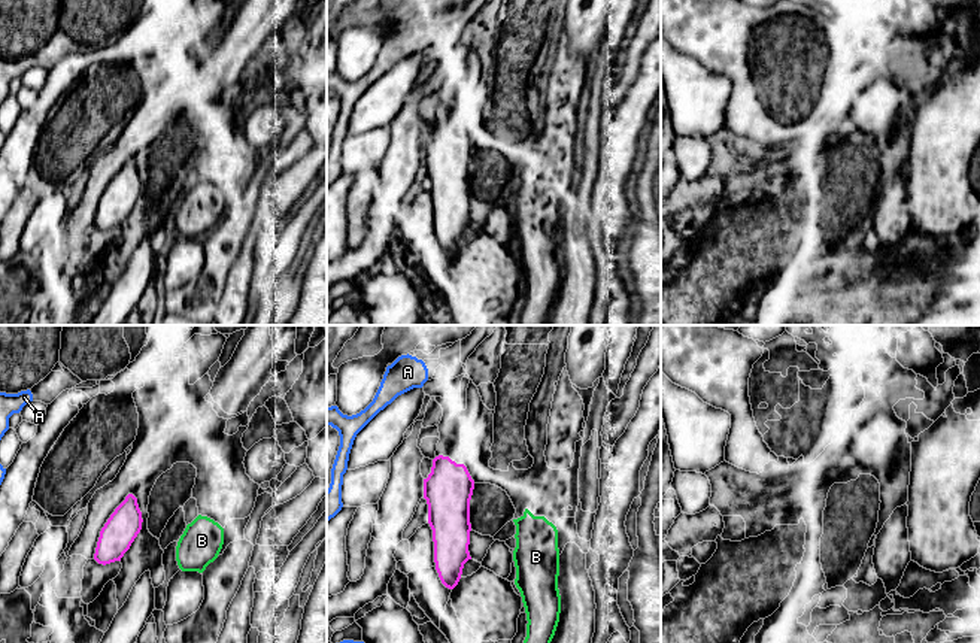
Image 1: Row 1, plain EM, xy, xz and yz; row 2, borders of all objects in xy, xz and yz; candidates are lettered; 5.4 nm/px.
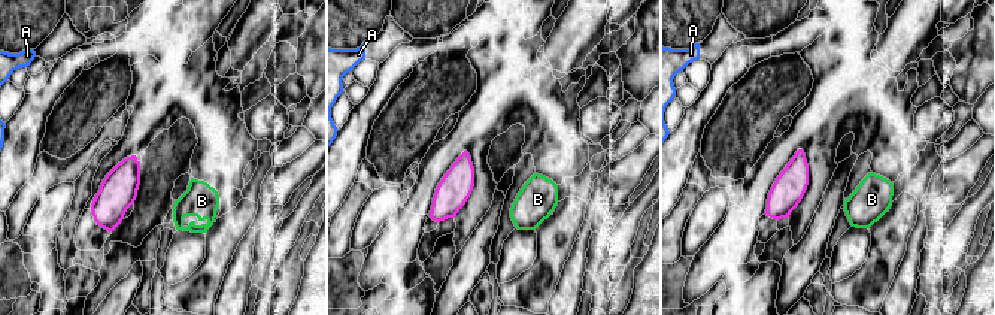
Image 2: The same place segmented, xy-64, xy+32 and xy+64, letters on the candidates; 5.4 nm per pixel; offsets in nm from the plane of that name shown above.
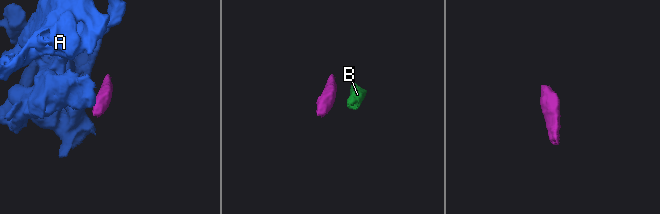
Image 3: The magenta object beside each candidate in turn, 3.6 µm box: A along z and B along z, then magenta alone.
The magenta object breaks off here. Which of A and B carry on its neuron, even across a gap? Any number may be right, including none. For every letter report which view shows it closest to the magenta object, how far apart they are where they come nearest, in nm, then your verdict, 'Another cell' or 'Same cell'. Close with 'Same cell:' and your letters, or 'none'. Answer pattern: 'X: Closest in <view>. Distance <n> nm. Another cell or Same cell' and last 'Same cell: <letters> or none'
A: Closest in xz. Distance 380 nm. Another cell
B: Closest in xy. Distance 220 nm. Another cell
Same cell: none

